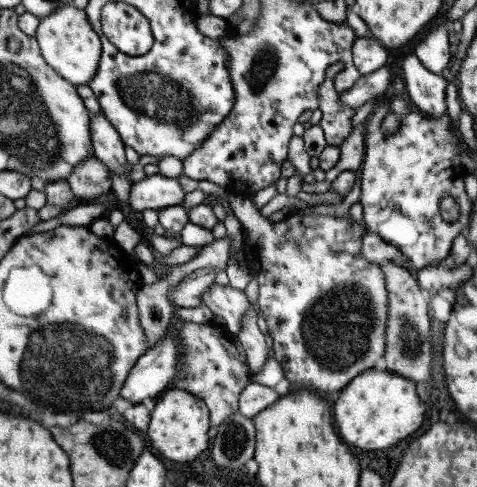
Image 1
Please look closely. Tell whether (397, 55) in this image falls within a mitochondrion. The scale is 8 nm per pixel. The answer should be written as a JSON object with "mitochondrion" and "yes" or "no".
{"mitochondrion":"no"}

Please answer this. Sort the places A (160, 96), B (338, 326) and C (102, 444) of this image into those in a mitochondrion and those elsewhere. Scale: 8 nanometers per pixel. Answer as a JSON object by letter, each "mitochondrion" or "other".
{"A":"mitochondrion","B":"mitochondrion","C":"mitochondrion"}

